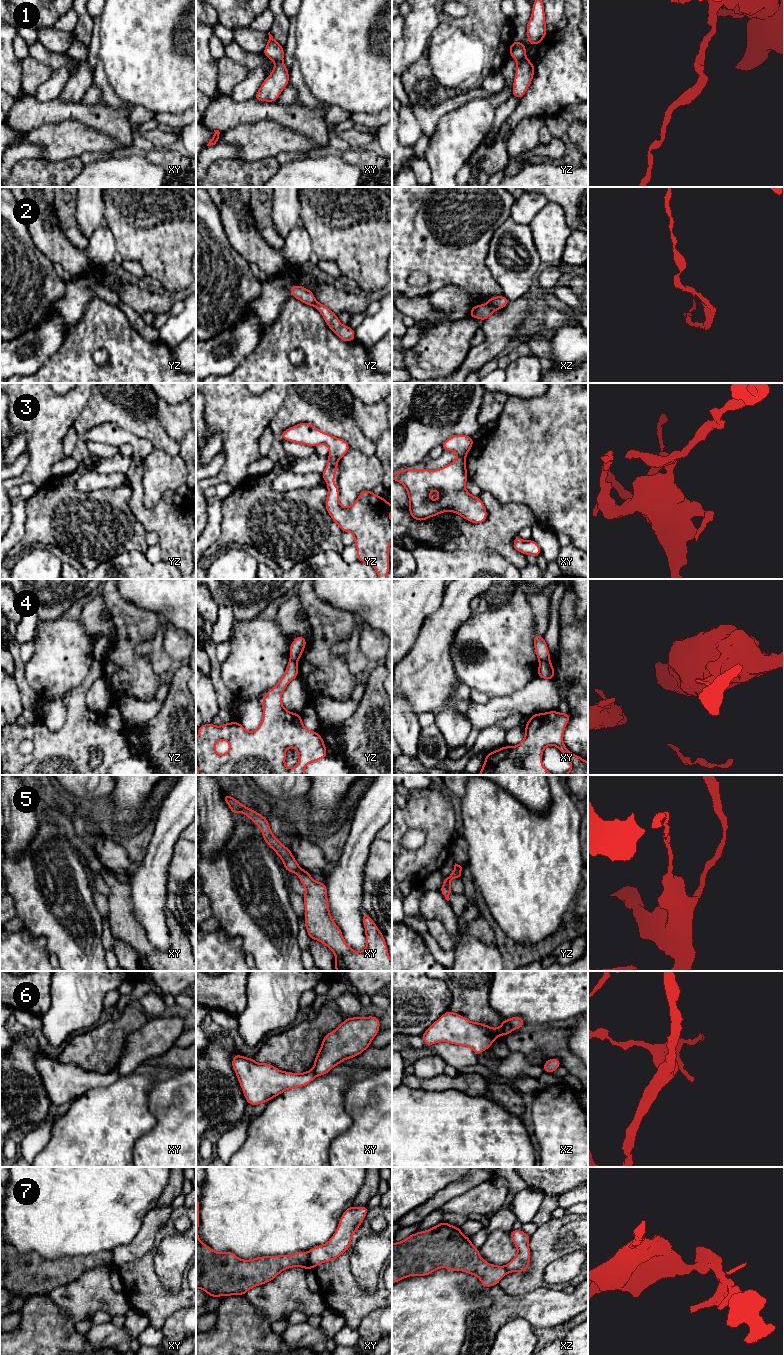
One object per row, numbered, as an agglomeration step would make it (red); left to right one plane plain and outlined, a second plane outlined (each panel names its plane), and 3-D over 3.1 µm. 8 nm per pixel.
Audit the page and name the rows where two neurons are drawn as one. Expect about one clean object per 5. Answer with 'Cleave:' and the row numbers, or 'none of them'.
Cleave: 1, 2, 3, 4, 5, 6, 7

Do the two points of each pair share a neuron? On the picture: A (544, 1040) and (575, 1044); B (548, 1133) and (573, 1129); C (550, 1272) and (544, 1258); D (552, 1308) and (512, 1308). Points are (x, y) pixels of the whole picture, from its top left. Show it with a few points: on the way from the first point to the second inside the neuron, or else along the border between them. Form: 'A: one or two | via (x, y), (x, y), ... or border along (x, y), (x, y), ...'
A: two | border along (567, 1028), (570, 1031), (568, 1048), (577, 1057)
B: one | via (554, 1132), (560, 1129), (567, 1129)
C: two | border along (567, 1253), (544, 1269), (548, 1283)
D: one | via (542, 1308), (522, 1308)

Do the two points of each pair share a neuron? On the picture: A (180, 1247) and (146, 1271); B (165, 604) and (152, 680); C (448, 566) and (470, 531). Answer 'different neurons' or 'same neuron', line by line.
A: different neurons
B: different neurons
C: different neurons

